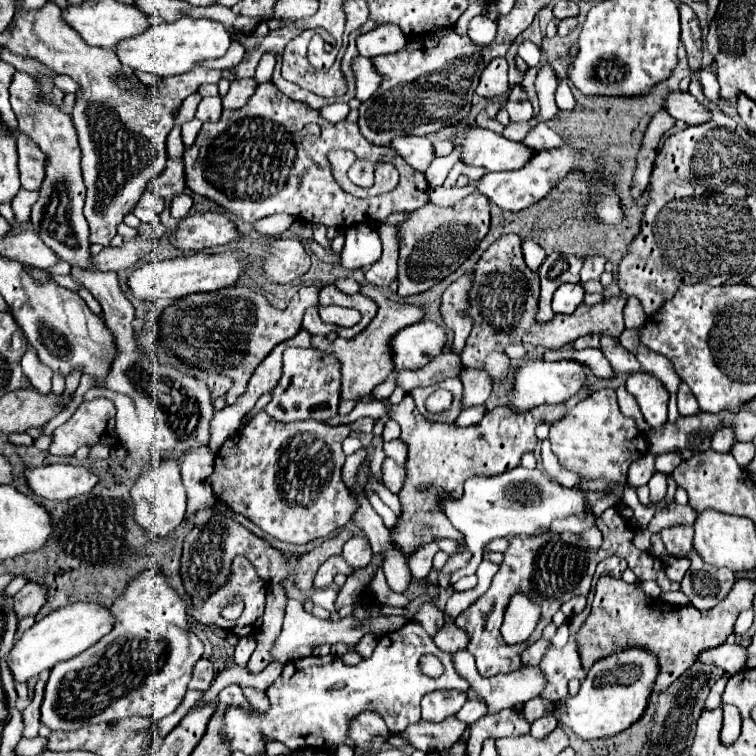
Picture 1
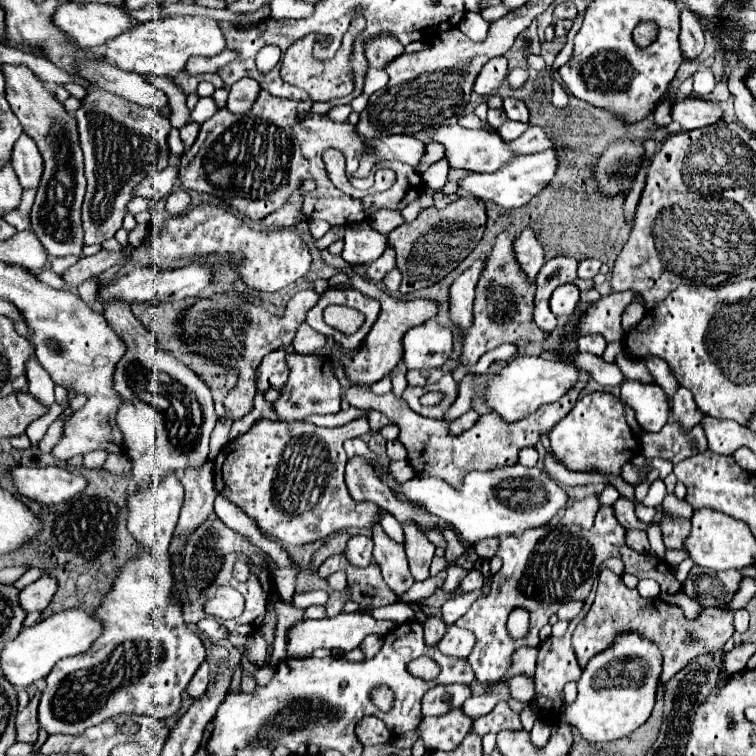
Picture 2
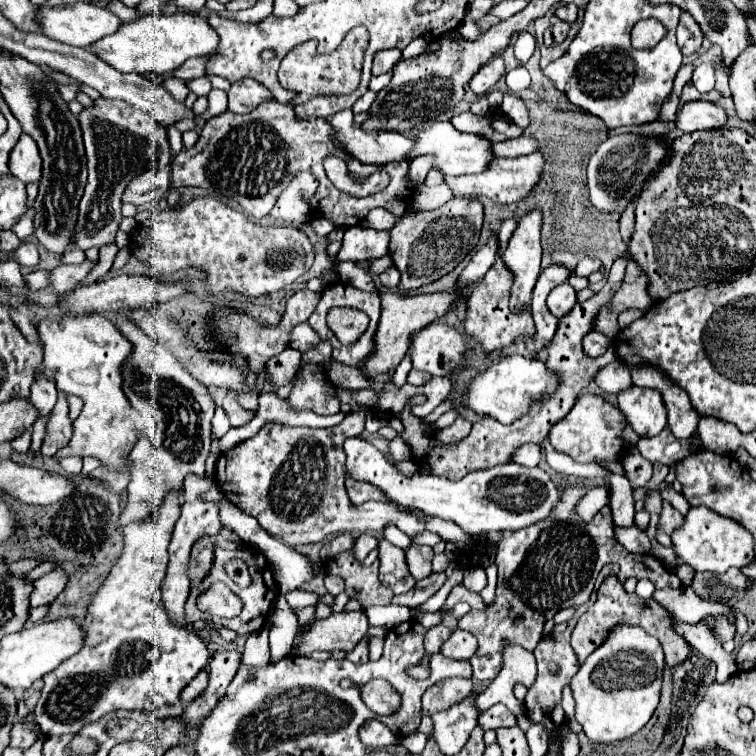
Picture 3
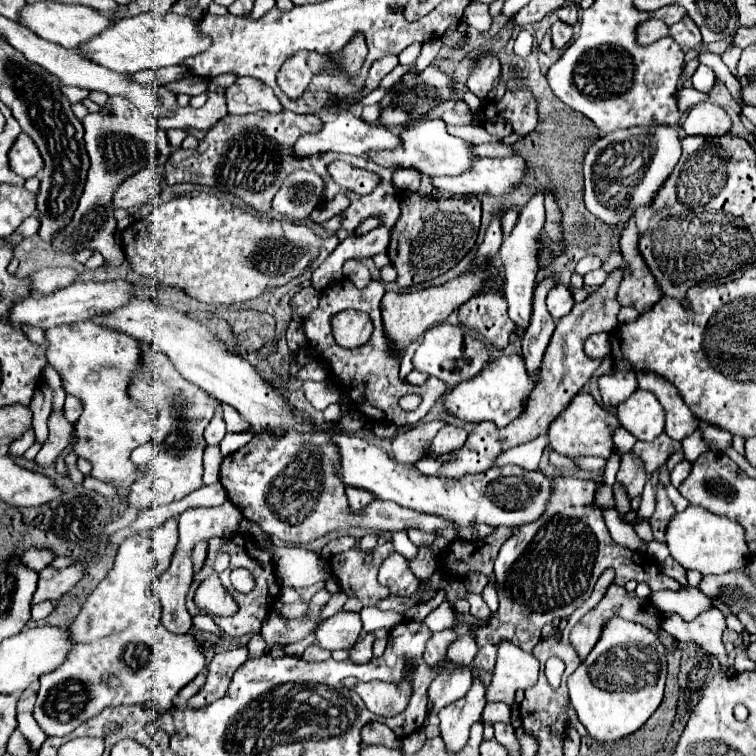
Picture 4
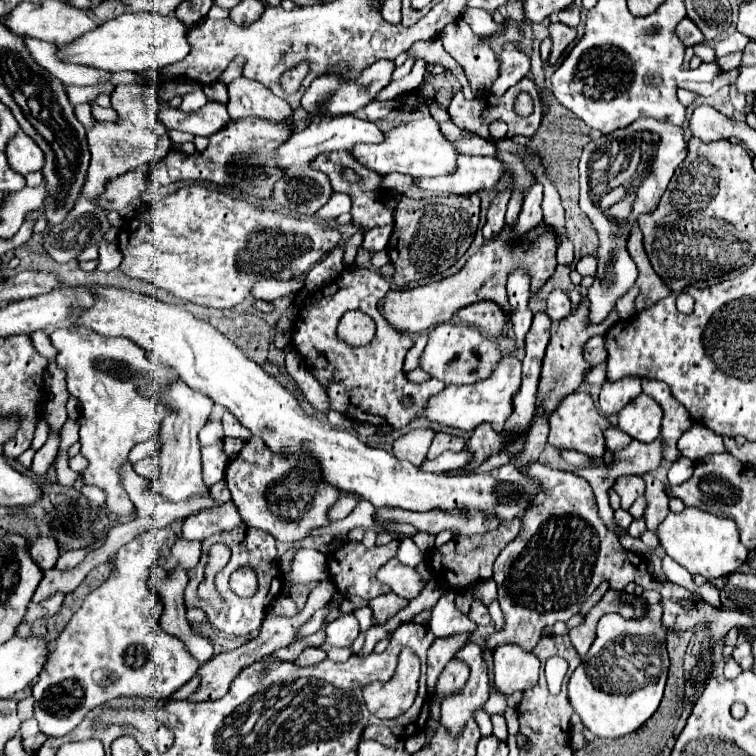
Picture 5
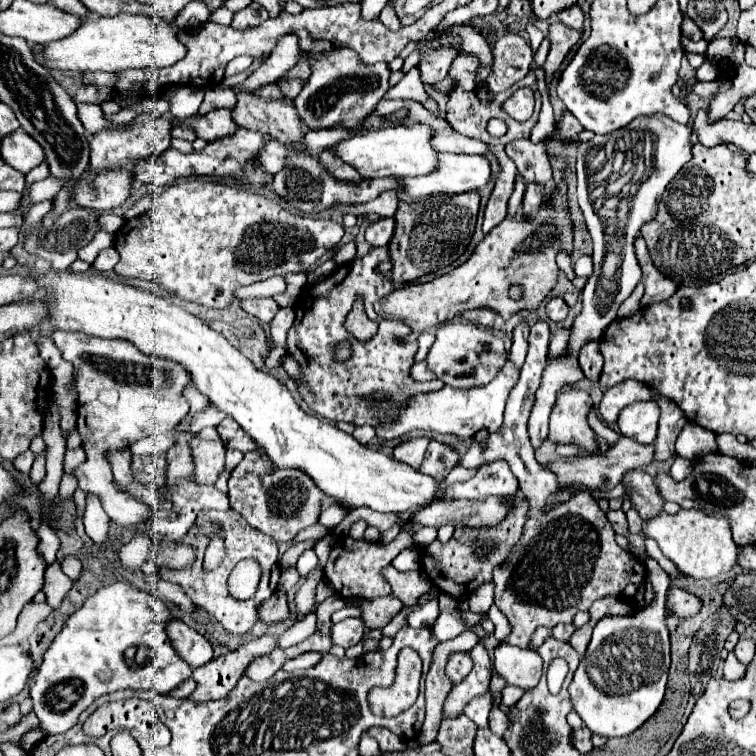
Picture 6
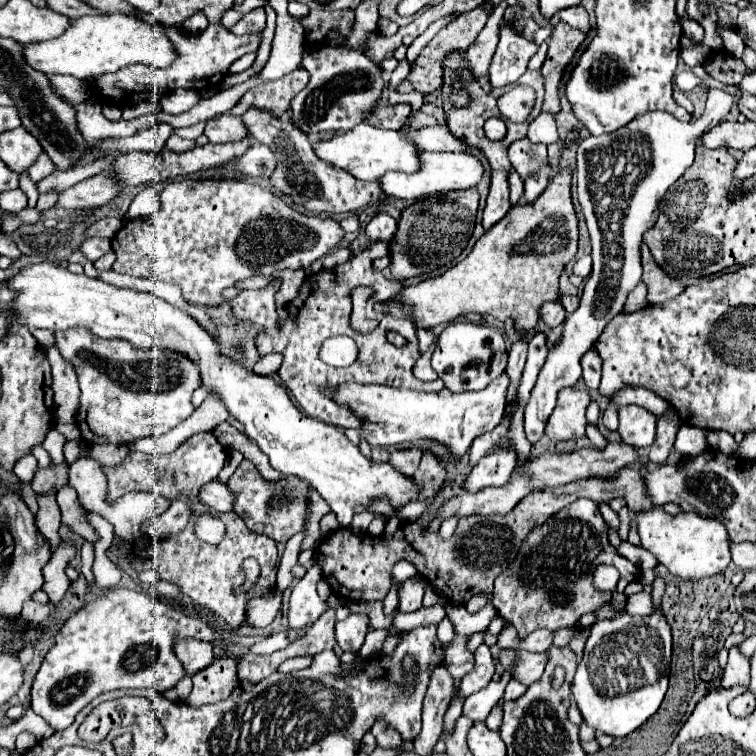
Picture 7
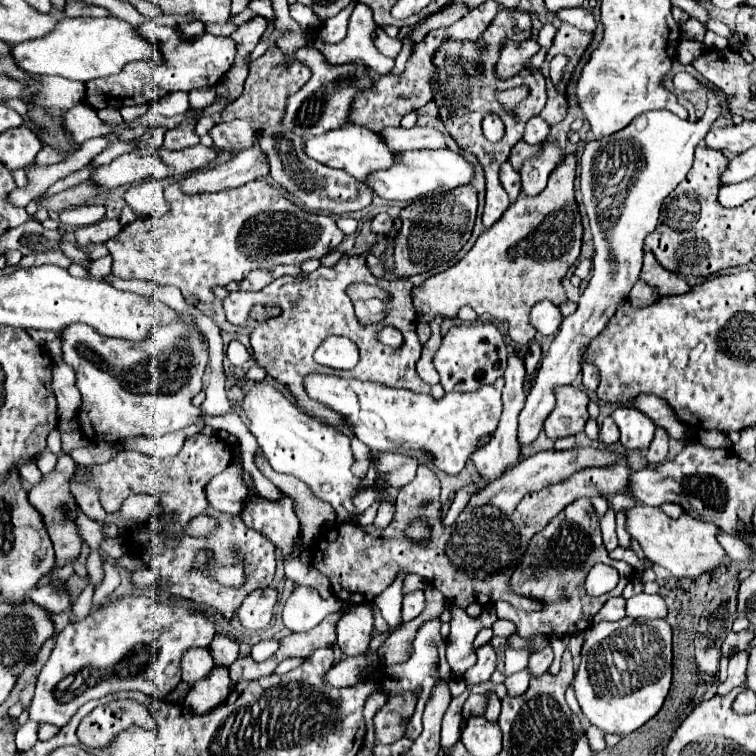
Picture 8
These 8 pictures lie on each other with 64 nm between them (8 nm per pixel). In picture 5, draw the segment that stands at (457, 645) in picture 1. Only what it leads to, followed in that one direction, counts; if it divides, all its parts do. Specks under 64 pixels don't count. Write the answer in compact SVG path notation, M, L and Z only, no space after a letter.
M466 642L456 654L456 660L462 660L470 666L472 676L464 688L462 694L456 694L442 702L440 710L440 722L448 730L452 738L460 738L466 722L474 718L474 714L486 704L490 686L488 686L488 674L486 664L482 660L482 648L474 642Z

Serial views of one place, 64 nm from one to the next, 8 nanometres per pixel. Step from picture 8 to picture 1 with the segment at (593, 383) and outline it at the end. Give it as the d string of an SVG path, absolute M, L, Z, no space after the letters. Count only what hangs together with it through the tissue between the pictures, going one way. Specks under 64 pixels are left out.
M596 334L582 336L582 338L578 338L572 346L574 346L576 350L580 350L580 348L600 348L600 336L596 336Z

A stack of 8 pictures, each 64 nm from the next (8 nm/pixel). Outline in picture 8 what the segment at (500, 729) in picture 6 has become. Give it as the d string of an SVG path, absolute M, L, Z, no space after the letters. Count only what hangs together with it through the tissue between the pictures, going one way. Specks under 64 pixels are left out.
M496 694L490 696L488 708L486 708L486 714L484 716L488 718L488 722L498 722L498 716L500 716L500 700L498 700Z

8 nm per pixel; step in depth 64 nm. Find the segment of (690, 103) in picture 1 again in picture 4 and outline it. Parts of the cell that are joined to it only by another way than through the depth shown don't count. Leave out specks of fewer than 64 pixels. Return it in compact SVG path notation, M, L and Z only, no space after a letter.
M696 104L688 116L682 120L682 128L686 134L700 136L722 136L730 132L730 116L716 104Z

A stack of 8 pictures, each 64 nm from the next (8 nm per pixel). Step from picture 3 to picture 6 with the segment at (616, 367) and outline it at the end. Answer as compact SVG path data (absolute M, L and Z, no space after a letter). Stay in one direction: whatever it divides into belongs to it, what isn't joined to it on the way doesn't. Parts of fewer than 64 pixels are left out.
M624 380L624 382L616 384L614 388L608 388L602 394L602 402L600 402L598 410L600 410L600 416L604 422L614 424L622 408L626 408L632 402L650 400L650 398L652 398L650 388L646 388L644 384L640 384L636 380Z

